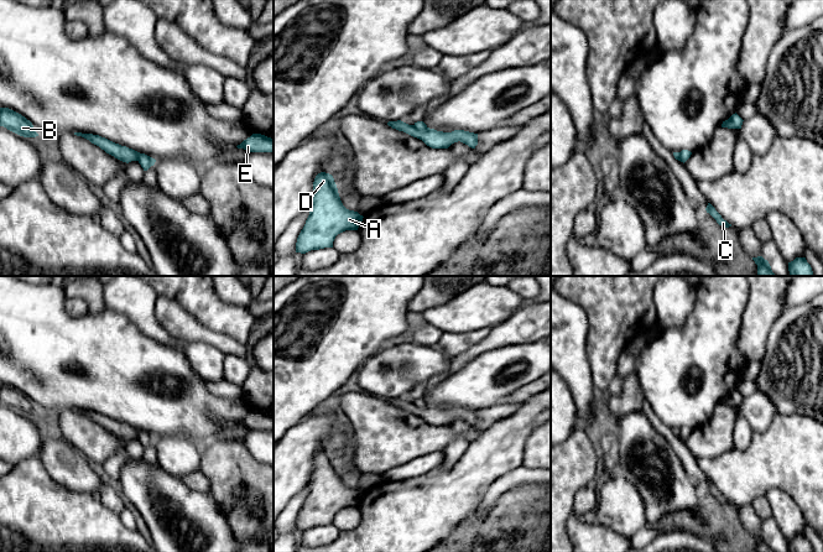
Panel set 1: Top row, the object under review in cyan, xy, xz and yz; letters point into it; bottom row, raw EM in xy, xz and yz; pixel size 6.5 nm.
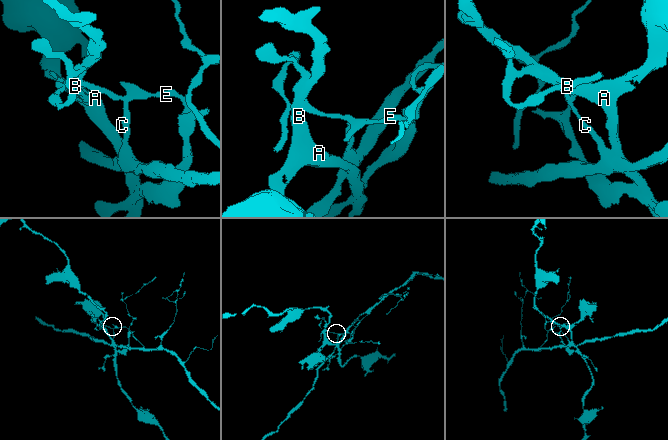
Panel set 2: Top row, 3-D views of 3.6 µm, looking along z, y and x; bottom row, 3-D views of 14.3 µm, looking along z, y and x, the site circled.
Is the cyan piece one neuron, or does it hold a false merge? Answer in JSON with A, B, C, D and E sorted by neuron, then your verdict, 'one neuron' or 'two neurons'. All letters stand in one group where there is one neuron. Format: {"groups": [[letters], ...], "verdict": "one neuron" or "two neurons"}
{"groups": [["A", "B", "D", "E"], ["C"]], "verdict": "two neurons"}

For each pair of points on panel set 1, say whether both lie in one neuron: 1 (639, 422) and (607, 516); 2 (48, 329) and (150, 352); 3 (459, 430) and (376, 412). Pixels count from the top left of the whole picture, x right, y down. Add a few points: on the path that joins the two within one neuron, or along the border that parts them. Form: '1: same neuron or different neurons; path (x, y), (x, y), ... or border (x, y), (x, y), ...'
1: different neurons; border (619, 473), (640, 495)
2: same neuron; path (73, 352), (125, 352)
3: different neurons; border (448, 425), (456, 436), (443, 451)

